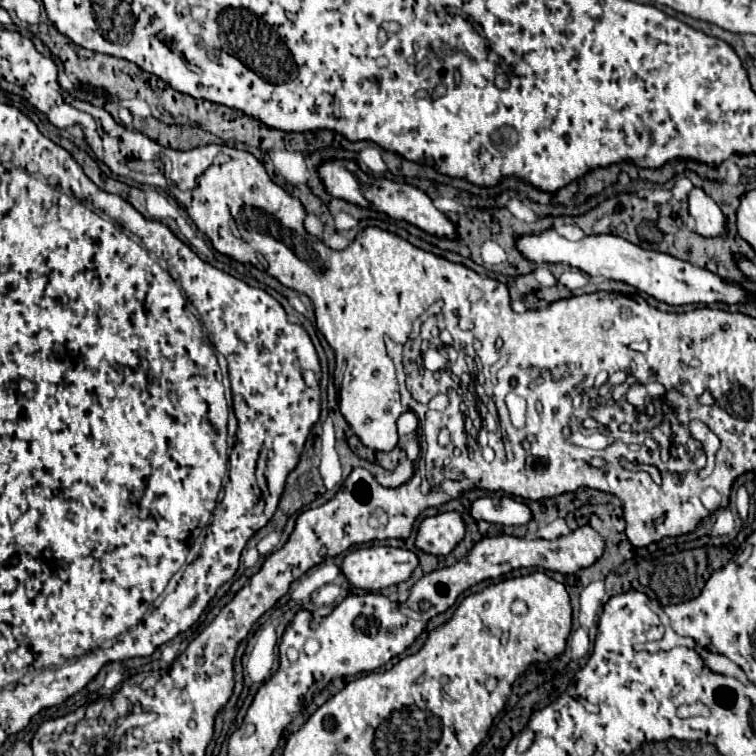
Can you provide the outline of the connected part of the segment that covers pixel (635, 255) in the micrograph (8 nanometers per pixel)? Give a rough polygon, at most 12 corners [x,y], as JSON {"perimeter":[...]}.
{"perimeter":[[615,235],[515,237],[533,263],[625,281],[669,305],[739,303],[715,273]]}

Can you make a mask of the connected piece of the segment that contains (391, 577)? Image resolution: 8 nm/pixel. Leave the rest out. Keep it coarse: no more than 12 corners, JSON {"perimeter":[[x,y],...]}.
{"perimeter":[[377,545],[347,553],[349,585],[379,591],[407,581],[413,551]]}

